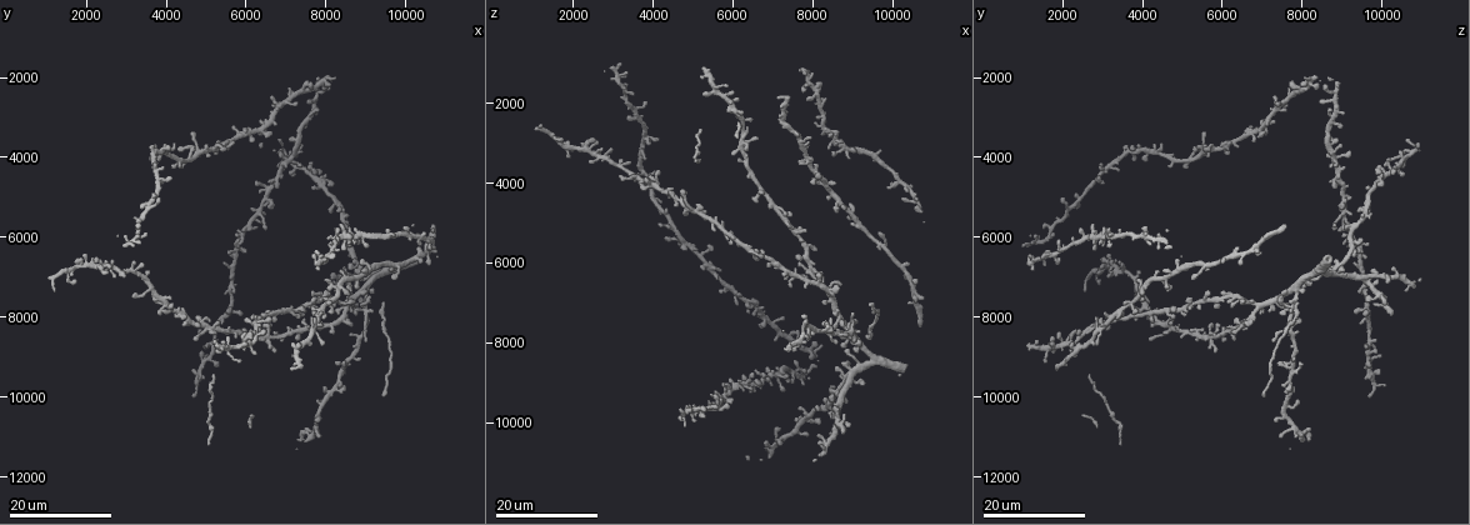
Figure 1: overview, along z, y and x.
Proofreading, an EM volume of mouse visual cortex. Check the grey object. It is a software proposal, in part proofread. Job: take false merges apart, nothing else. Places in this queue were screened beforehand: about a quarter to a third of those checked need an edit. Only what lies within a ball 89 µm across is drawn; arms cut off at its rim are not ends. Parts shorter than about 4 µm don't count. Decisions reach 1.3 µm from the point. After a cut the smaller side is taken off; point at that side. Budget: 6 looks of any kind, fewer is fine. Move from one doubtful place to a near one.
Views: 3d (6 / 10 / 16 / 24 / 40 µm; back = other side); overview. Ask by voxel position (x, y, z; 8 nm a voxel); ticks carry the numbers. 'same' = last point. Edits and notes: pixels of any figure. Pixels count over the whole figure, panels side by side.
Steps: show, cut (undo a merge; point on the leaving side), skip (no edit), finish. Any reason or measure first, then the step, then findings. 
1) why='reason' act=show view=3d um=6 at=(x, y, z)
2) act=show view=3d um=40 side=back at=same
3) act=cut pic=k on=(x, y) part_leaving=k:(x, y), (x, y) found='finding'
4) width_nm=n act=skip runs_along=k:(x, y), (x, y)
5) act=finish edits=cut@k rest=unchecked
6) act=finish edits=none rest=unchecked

why='two arms in line, one across' act=show view=3d um=24 at=(3350, 5950, 1650)

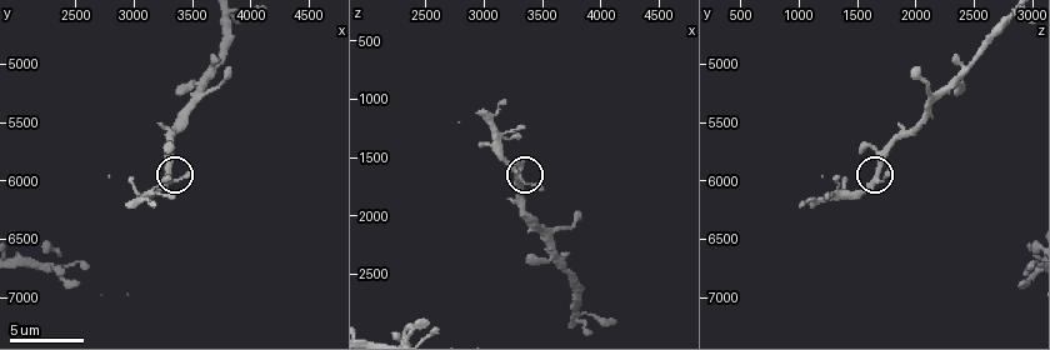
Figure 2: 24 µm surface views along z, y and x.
act=show view=3d um=6 at=(3300, 5920, 1680)

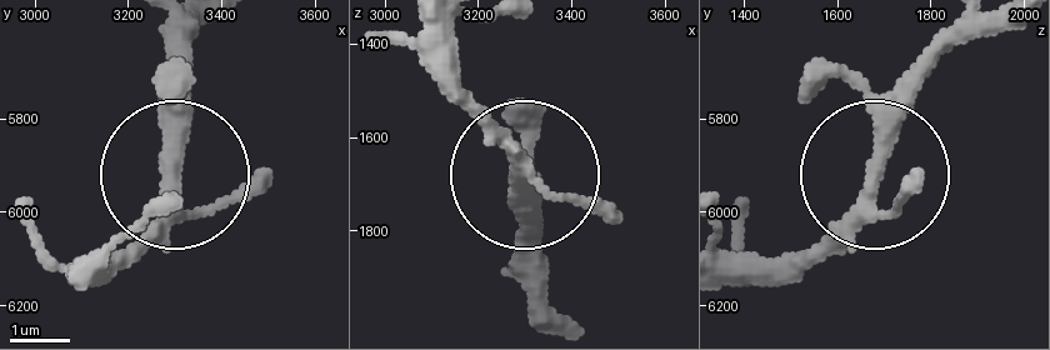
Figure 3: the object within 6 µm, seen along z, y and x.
arms=3 act=skip found='continuous, no second neuron'

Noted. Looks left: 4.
why='thin arm on a thick one' act=show view=3d um=16 at=(5100, 8250, 4700)

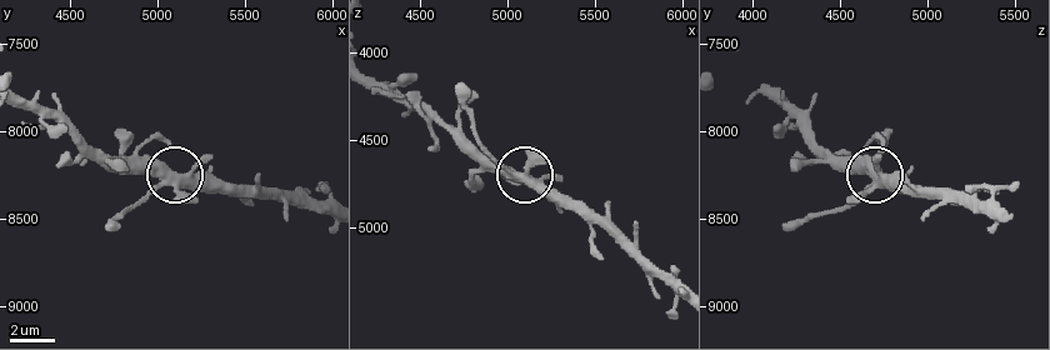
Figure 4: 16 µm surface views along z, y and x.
why='zoom in' act=show view=3d um=6 at=(5020, 8260, 4700)

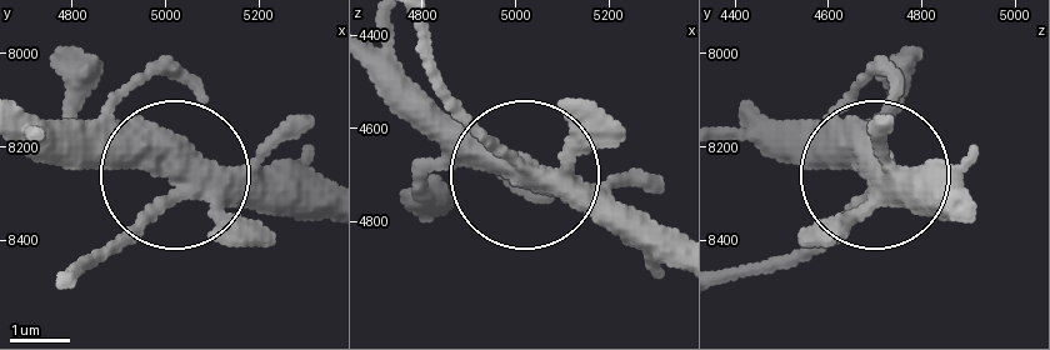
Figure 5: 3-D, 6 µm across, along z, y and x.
side_arm_um=6 arms=4 act=skip found='continuous, no second neuron'

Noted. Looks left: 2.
why='small branch off a trunk' act=show view=3d um=16 at=(4700, 3850, 5450)

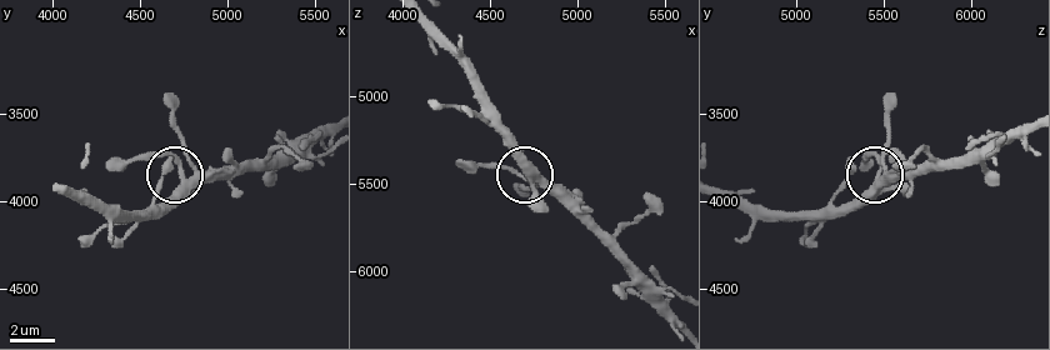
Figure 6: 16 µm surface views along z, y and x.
why='closer look' act=show view=3d um=6 at=(4740, 3880, 5480)

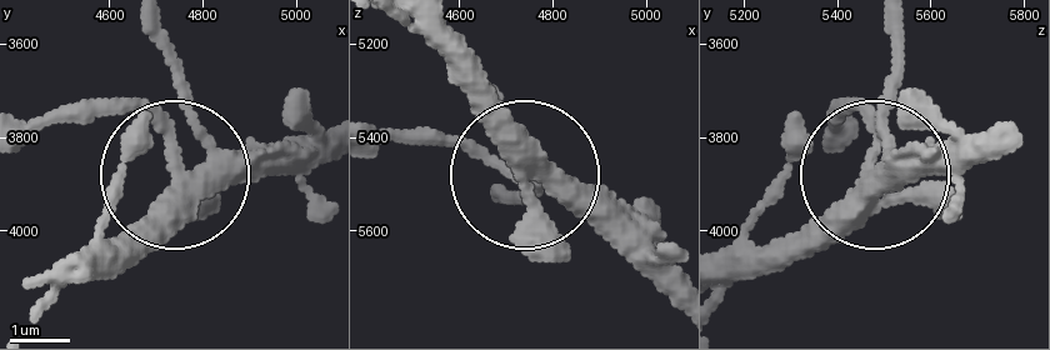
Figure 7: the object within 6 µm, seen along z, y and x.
width_nm=340 act=skip found='all the same neuron'

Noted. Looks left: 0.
act=finish edits=none rest=unchecked

